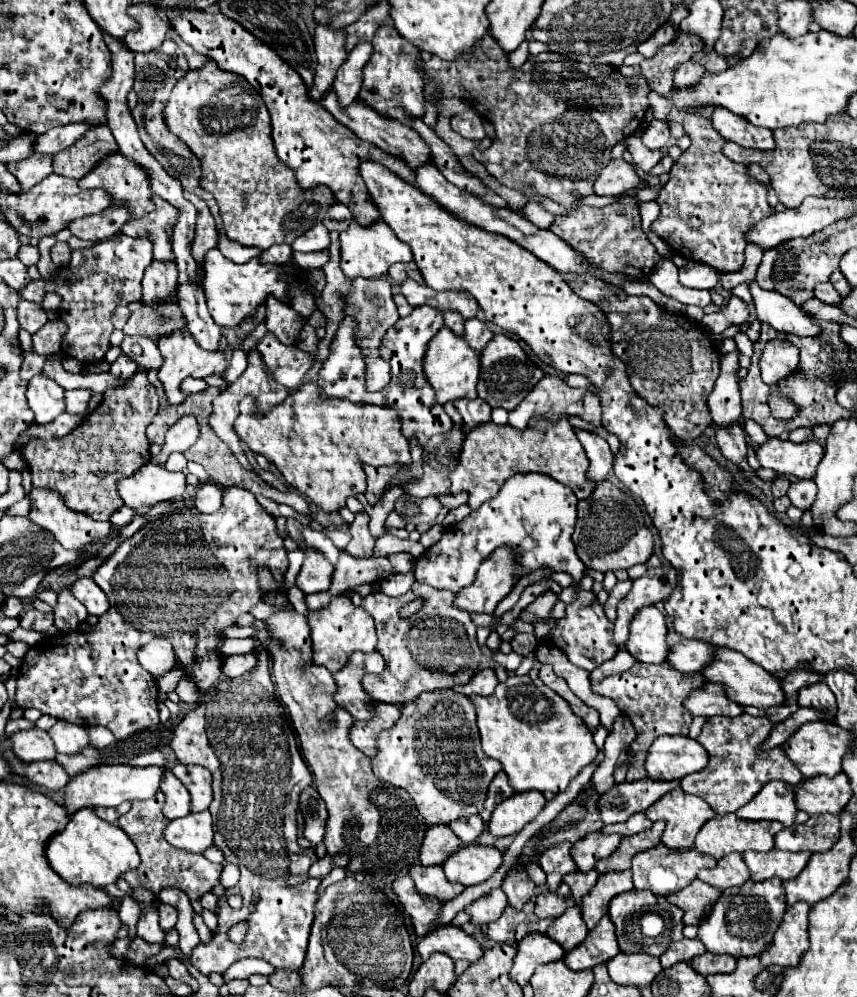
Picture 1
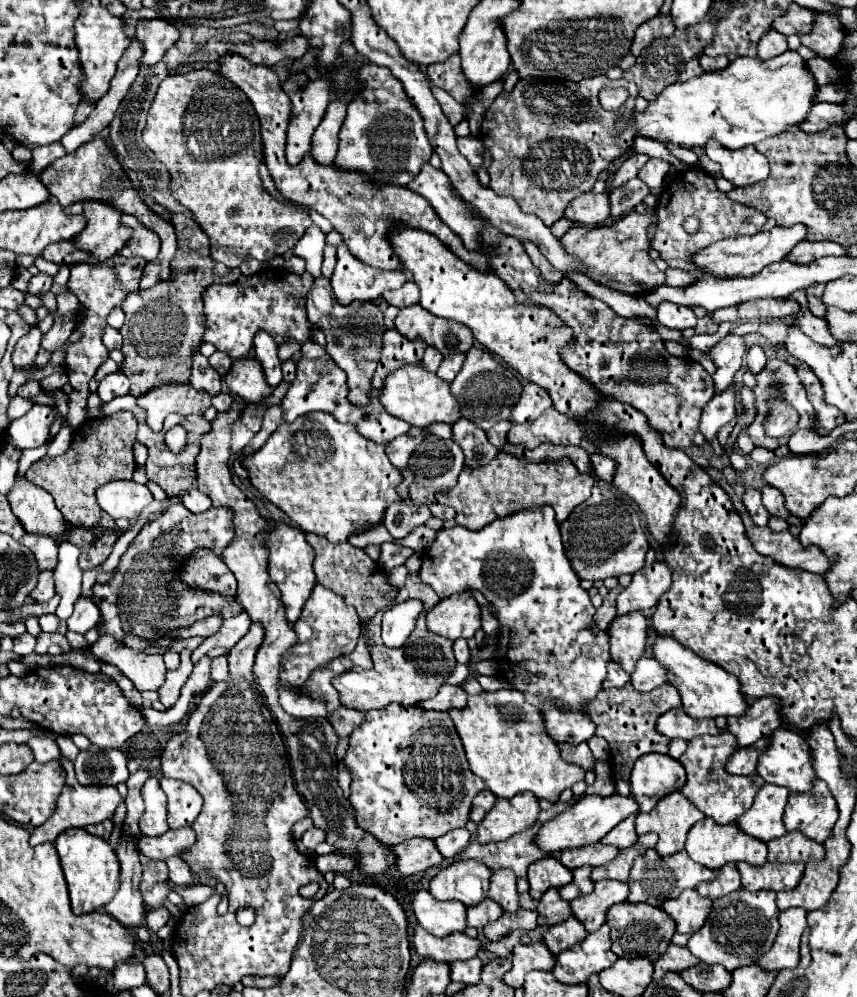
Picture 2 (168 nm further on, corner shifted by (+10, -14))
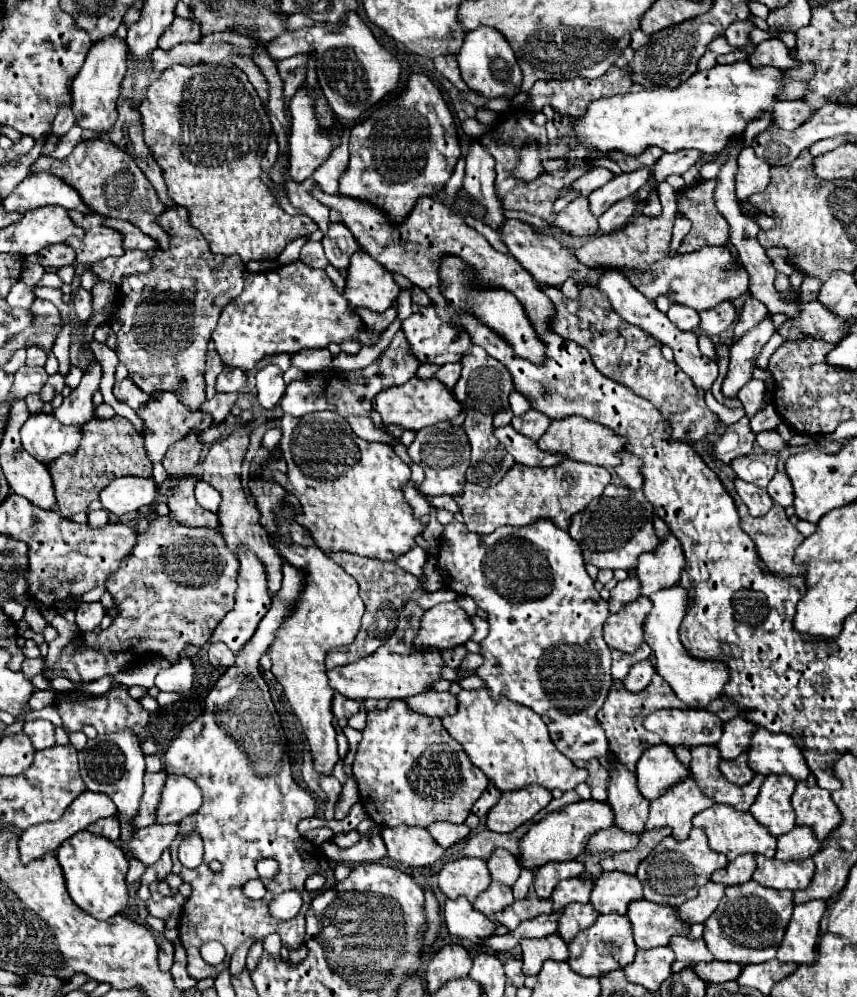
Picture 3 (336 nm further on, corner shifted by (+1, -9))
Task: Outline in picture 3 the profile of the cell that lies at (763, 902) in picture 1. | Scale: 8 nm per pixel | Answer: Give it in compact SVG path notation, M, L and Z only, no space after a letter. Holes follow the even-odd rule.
M756 881L726 887L726 895L722 897L718 909L704 923L706 947L718 961L732 961L740 965L770 961L776 957L778 943L782 943L792 909L792 891L766 889Z

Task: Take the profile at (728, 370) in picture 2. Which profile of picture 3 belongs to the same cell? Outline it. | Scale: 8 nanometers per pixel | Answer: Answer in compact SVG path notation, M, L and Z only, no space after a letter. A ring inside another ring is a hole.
M750 297L746 301L746 305L742 307L742 313L740 313L740 317L738 317L736 325L734 325L734 339L732 339L732 343L740 341L740 337L746 335L748 331L752 331L766 315L768 315L766 305L764 303L758 303L756 299Z

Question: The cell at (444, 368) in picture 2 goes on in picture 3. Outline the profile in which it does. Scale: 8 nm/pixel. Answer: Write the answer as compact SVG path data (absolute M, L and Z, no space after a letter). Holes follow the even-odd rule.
M446 363L438 369L436 377L446 383L446 387L454 387L456 381L460 379L460 371L462 371L462 363Z

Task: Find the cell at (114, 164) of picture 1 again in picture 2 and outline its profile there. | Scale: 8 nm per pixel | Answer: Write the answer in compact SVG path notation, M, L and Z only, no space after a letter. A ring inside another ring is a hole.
M79 202L71 204L69 214L81 214L87 220L83 232L73 240L77 248L89 252L93 258L113 258L129 240L131 228L119 224L121 212L103 202Z

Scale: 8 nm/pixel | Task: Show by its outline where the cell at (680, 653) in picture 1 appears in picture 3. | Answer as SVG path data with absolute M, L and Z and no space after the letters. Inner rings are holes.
M646 659L646 661L636 663L630 669L630 675L624 679L624 685L626 685L626 689L638 693L638 691L644 691L650 685L650 681L652 681L654 675L656 675L656 667L652 665L650 659Z

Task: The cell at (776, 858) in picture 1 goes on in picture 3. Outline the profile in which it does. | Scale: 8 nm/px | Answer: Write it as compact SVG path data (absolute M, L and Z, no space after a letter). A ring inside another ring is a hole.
M756 855L756 871L754 881L762 887L772 889L804 889L814 877L814 861L804 859L798 863L780 863L778 859L766 859Z

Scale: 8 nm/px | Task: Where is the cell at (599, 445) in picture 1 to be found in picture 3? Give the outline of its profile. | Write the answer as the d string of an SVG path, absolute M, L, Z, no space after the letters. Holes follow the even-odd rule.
M510 425L508 427L500 427L500 429L494 429L496 431L496 437L498 441L506 447L506 451L510 451L510 455L522 463L522 465L530 465L530 467L552 467L552 465L558 465L566 455L562 453L548 453L548 451L542 451L536 441L528 439L526 435L514 431Z

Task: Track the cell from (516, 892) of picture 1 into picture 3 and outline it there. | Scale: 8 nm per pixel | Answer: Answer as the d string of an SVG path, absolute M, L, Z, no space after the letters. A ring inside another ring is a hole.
M494 851L494 855L488 859L488 869L494 881L512 887L522 867L518 865L518 859L514 859L508 851Z

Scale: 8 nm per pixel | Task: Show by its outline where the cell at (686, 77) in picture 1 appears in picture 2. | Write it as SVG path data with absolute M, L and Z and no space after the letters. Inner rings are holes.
M699 54L697 58L689 60L689 64L685 64L685 70L683 70L681 76L679 76L681 82L685 82L685 80L689 80L689 78L695 78L695 76L701 76L701 74L703 74L703 68L701 68L701 64L699 64L699 58L701 58L701 54Z

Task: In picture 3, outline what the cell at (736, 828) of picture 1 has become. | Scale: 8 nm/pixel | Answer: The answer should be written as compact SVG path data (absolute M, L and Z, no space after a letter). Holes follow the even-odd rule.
M714 805L714 807L698 813L692 819L692 825L702 829L708 837L710 849L726 855L728 861L732 861L732 859L736 859L738 855L744 855L744 853L760 853L768 859L774 857L774 853L776 853L776 837L772 837L762 825L758 825L758 821L750 813L734 811L732 807L726 807L726 805Z

